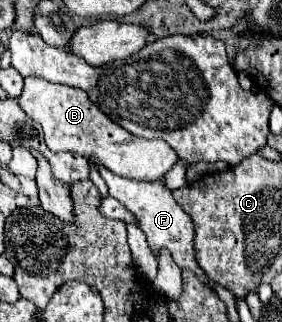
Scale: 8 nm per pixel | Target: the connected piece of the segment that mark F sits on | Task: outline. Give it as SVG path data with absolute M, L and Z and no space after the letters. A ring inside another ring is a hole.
M98 165L98 171L100 171L102 179L106 181L110 195L112 195L114 199L118 199L126 209L130 209L130 211L136 215L138 225L140 225L140 229L146 233L152 251L158 253L160 247L170 249L172 259L176 261L178 267L188 267L188 269L192 269L192 271L202 279L202 283L210 285L206 273L200 269L200 265L198 265L196 259L194 259L194 251L192 251L192 235L194 235L194 231L192 231L192 221L190 221L190 217L184 213L184 209L174 201L172 191L170 191L168 187L164 187L160 181L136 181L136 179L120 177L120 175L108 171L104 165Z

